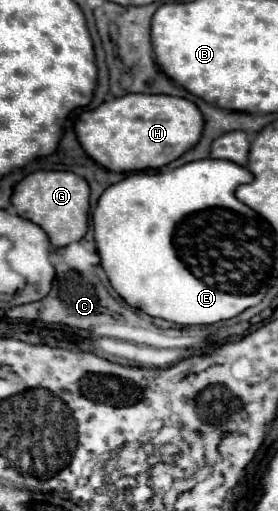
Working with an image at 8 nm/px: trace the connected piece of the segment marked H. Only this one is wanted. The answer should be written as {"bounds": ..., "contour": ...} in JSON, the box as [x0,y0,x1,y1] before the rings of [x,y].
{"bounds":[74,95,202,173],"contour":[[[124,95],[104,101],[92,111],[82,111],[74,123],[82,149],[104,169],[132,173],[160,169],[192,149],[202,135],[202,113],[182,97],[168,95]]]}

